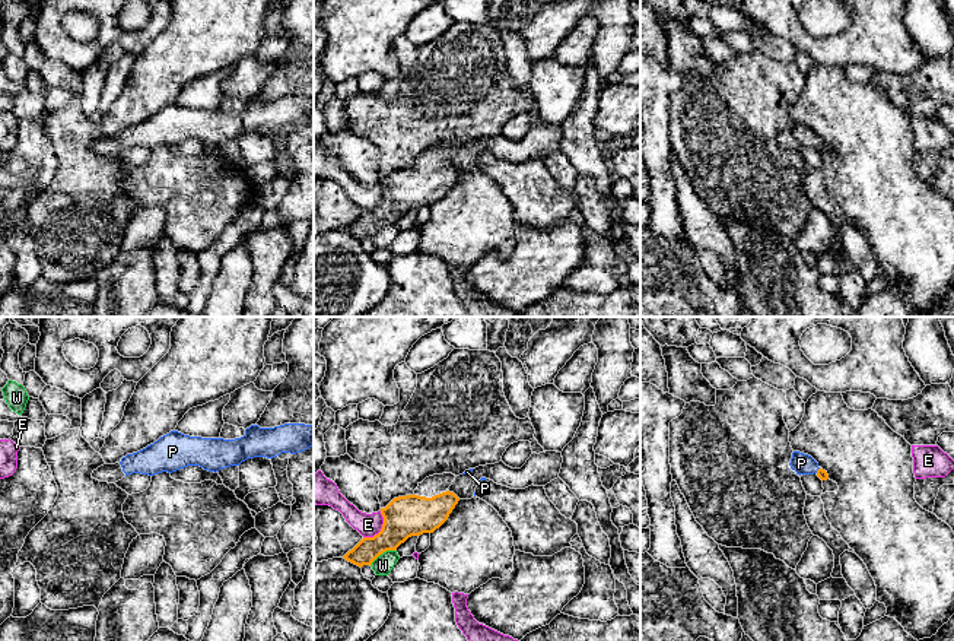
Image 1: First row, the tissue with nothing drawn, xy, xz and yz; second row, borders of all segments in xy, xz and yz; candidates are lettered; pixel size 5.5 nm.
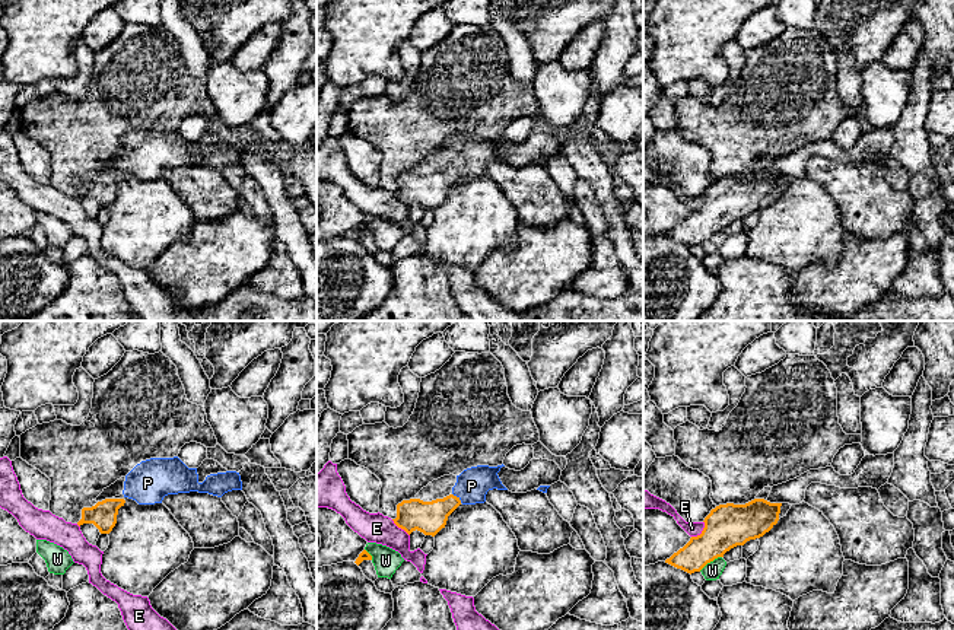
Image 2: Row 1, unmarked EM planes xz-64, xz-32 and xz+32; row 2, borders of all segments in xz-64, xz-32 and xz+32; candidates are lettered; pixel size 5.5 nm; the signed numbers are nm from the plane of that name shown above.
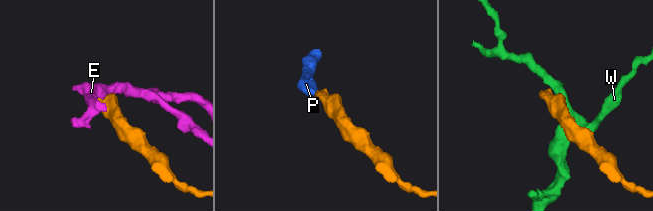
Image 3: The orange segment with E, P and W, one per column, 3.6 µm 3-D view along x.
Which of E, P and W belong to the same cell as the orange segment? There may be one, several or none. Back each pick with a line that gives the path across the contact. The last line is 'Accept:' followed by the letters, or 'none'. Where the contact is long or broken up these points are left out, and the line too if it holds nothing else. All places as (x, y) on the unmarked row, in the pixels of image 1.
P: Path across: yz (821, 146), (817, 143), (801, 136)
Accept: P

